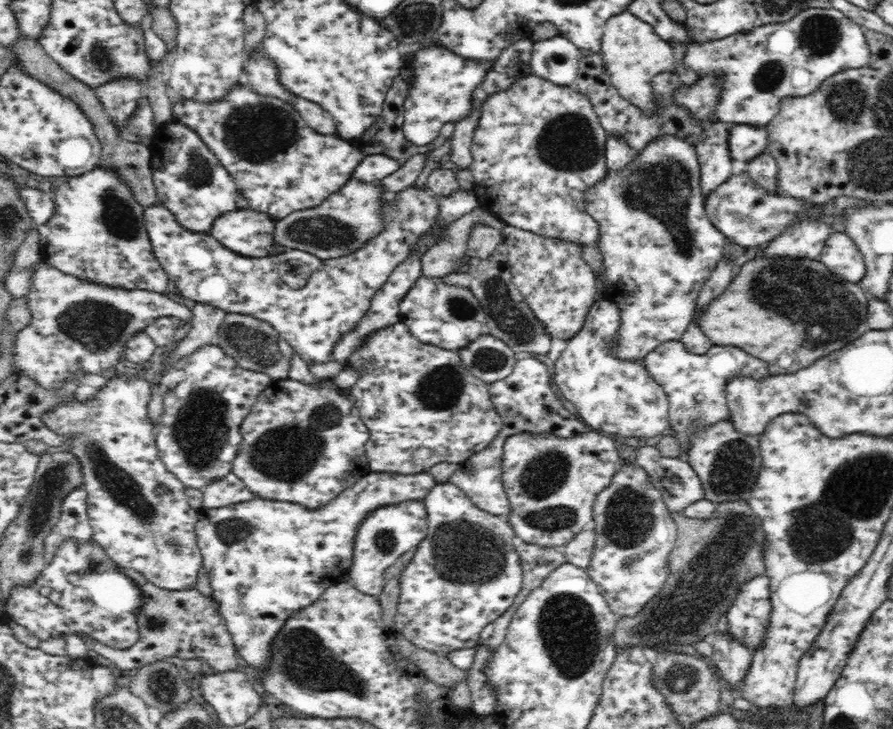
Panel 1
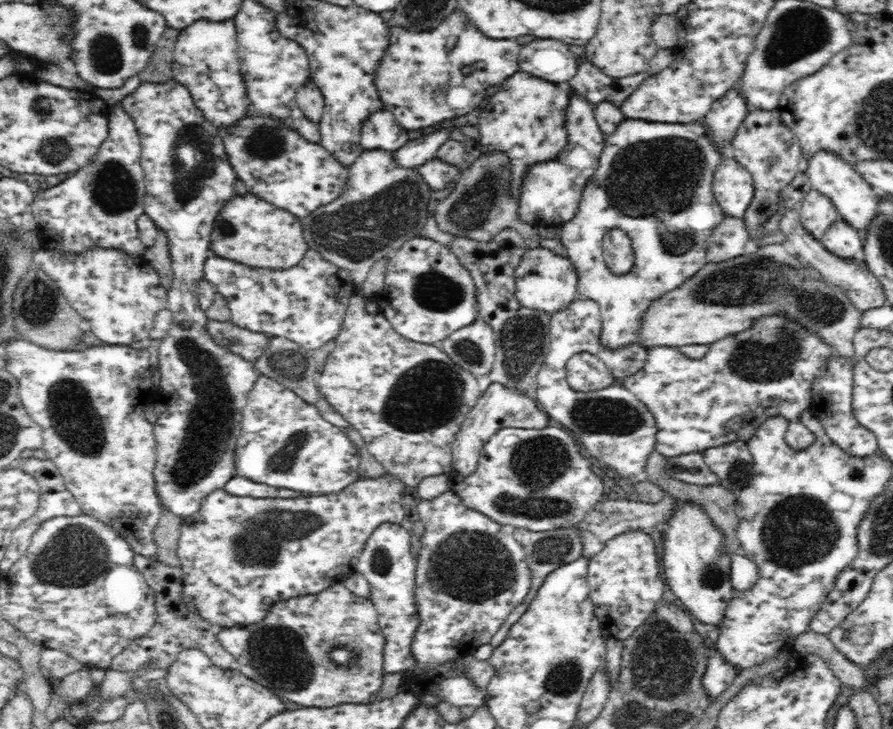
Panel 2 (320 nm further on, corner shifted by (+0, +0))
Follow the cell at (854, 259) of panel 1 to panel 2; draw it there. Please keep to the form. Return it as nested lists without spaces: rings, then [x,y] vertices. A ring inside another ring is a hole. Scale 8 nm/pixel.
[[[840,218],[819,238],[819,241],[836,256],[842,258],[860,258],[863,235],[848,221]]]

